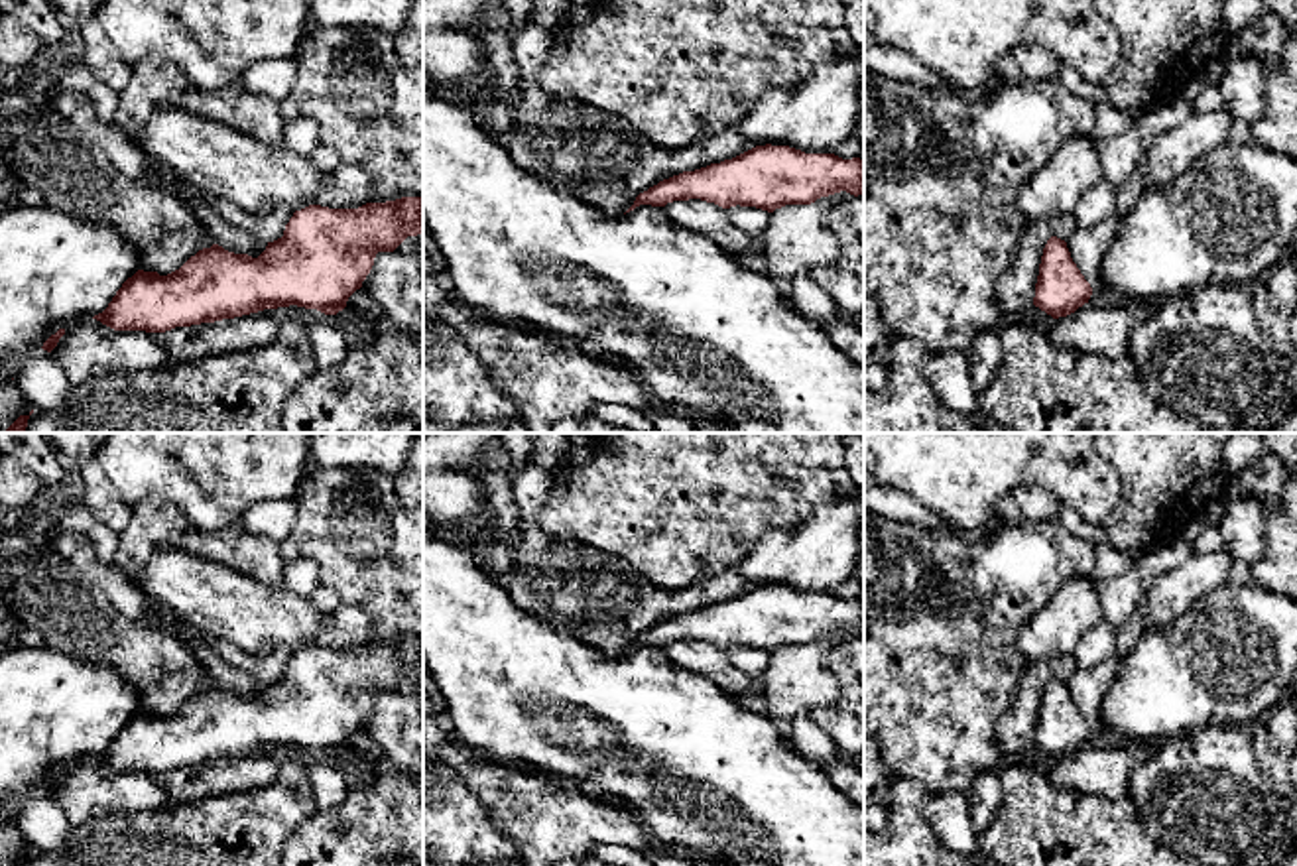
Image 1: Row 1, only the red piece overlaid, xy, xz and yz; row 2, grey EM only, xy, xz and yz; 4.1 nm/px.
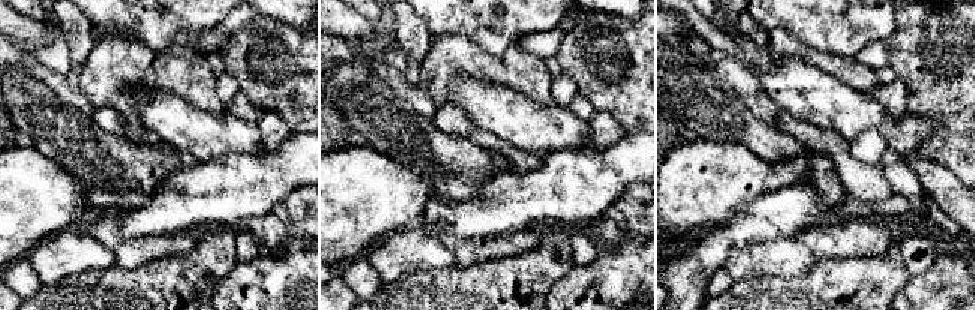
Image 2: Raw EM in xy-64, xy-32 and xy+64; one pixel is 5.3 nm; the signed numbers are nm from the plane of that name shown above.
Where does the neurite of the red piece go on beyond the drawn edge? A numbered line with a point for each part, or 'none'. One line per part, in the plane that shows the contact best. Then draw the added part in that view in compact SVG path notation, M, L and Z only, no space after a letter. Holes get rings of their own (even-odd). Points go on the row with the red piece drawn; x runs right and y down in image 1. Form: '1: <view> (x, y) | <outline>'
none

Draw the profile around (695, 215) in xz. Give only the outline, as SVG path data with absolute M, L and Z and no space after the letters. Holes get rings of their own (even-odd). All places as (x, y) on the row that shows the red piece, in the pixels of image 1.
M689 199L667 203L663 209L677 226L710 238L734 258L762 254L760 236L748 236L738 230L732 224L728 211L714 203Z

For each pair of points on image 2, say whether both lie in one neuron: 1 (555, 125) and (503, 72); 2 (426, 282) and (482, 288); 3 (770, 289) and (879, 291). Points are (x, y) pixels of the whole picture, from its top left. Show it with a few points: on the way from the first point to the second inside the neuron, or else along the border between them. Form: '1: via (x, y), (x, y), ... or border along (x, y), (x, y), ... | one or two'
1: border along (500, 84), (522, 93), (540, 105), (555, 105) | two
2: via (440, 288), (468, 288) | one
3: via (797, 289), (852, 289) | one

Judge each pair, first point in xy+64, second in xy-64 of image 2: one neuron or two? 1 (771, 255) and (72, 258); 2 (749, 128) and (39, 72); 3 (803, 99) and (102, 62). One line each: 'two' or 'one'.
1: one
2: two
3: two

